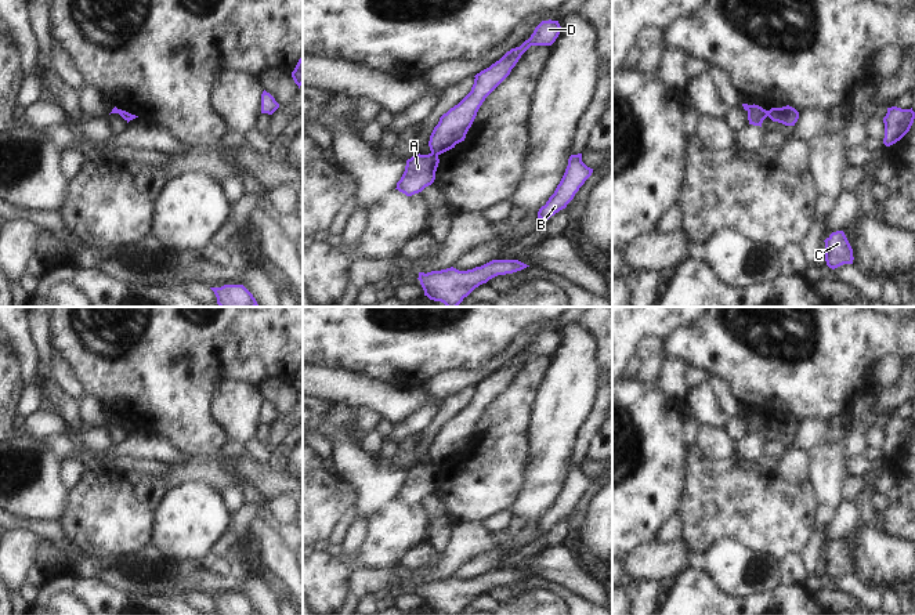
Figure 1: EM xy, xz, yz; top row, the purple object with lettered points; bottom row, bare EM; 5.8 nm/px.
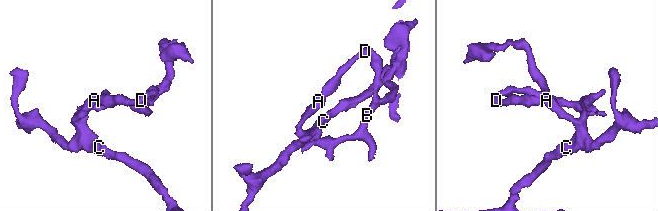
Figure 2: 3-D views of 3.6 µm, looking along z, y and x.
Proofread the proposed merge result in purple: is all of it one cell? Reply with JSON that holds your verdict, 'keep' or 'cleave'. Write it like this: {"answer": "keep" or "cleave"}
{"answer": "cleave"}

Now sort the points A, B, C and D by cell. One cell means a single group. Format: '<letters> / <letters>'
A C / B D

